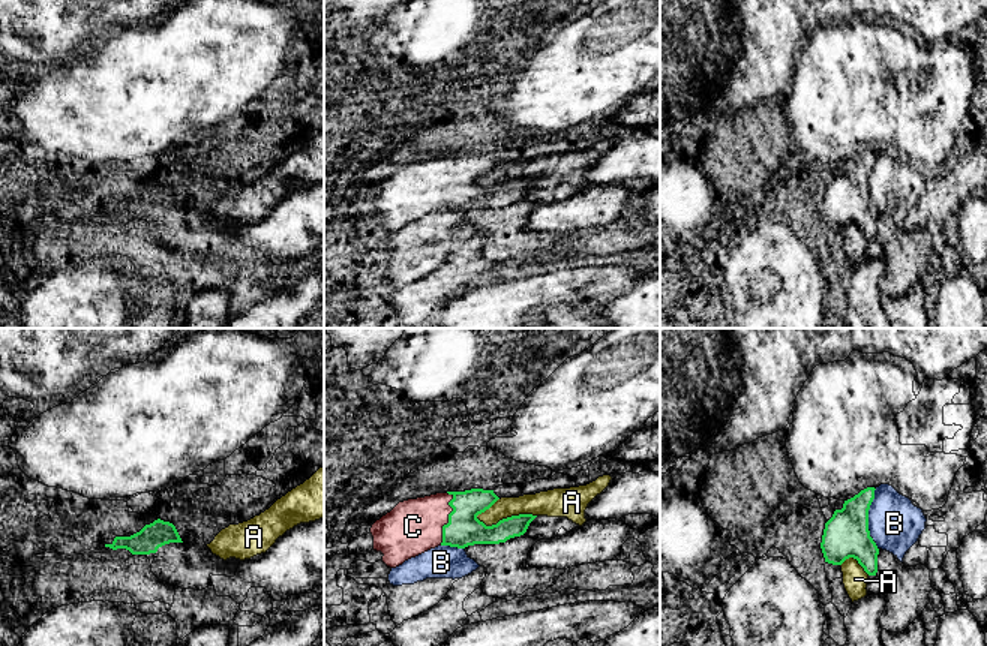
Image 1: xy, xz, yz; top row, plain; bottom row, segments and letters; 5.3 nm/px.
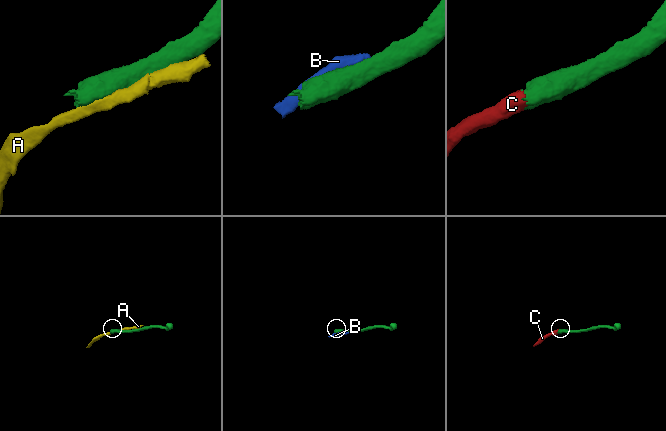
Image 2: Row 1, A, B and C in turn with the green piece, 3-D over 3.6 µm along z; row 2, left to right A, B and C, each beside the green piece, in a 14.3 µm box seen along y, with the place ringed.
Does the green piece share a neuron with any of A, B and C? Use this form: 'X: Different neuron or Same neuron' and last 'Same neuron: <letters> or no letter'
A: Different neuron
B: Different neuron
C: Same neuron
Same neuron: C

